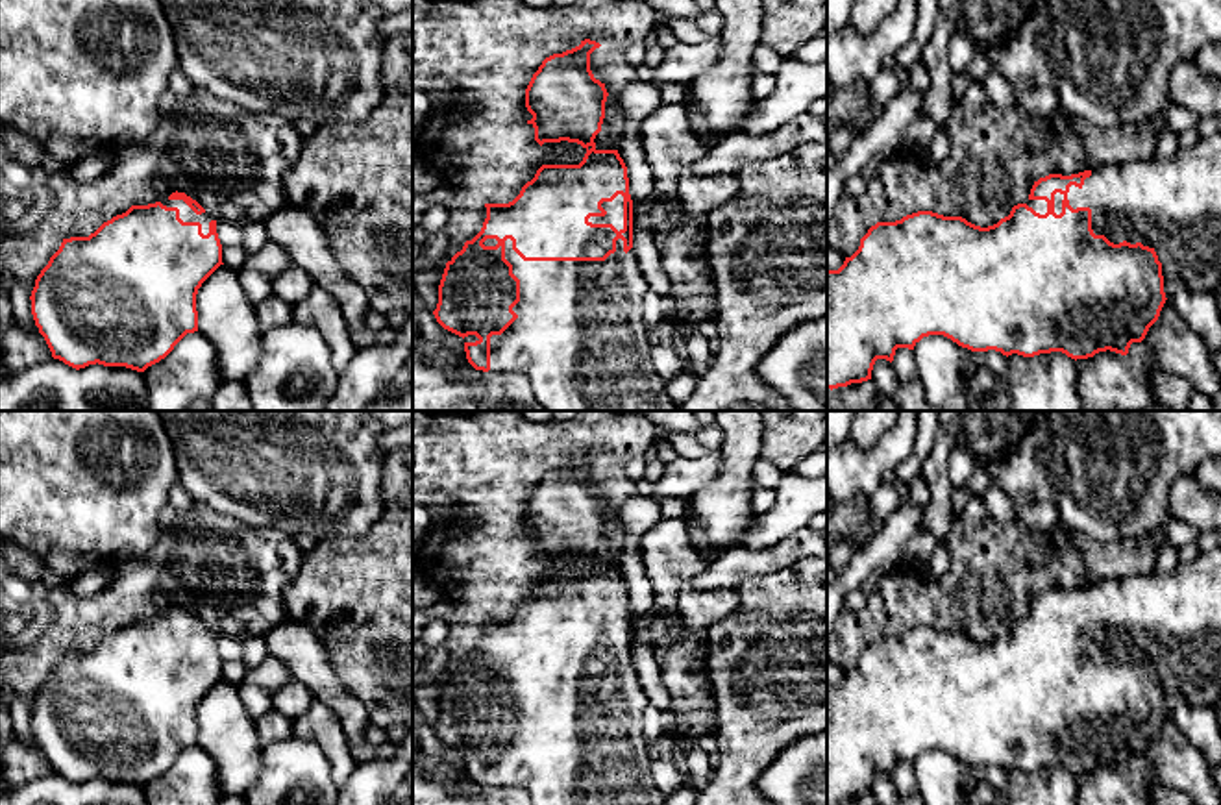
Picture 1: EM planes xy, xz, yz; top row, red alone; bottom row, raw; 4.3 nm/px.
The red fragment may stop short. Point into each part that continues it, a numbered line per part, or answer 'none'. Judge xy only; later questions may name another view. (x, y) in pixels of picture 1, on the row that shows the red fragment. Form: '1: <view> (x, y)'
1: xy (185, 213)

